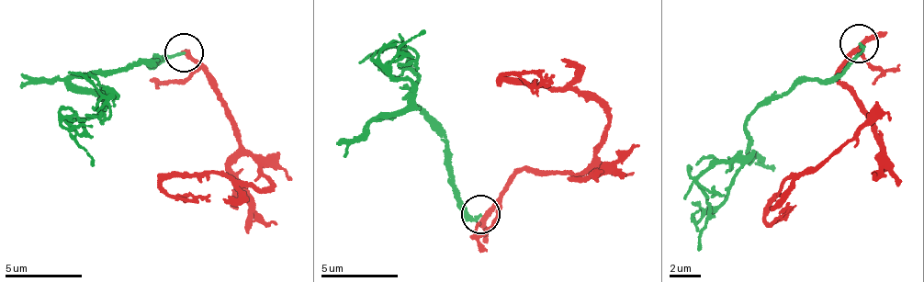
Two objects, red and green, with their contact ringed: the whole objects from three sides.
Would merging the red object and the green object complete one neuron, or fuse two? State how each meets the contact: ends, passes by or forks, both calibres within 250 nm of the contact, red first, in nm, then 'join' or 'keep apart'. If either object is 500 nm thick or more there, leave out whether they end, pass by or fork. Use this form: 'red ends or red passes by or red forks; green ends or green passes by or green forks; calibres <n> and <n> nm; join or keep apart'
red passes by; green ends; calibres 280 and 180 nm; keep apart

